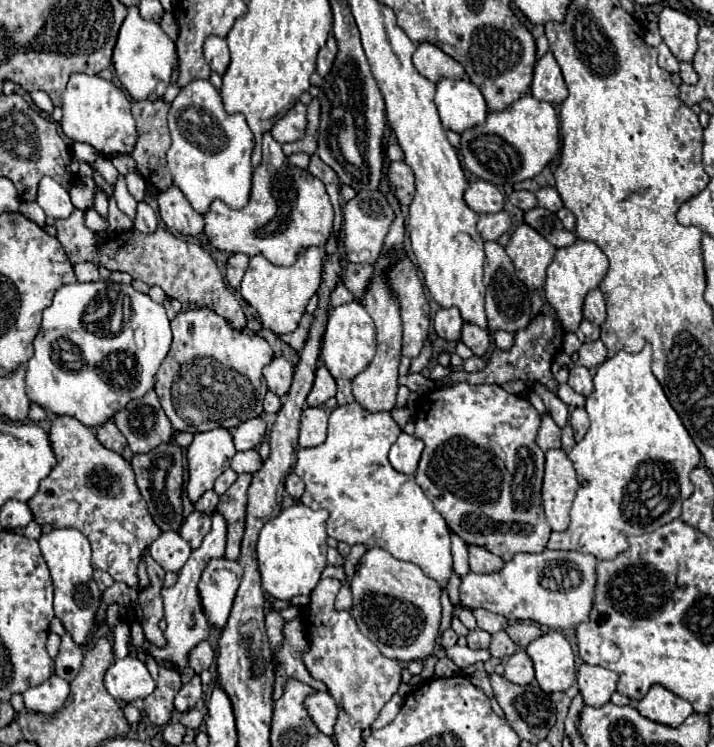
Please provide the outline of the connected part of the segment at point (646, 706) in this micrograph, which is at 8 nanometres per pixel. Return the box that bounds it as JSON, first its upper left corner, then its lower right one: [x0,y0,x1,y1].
[636,685,692,729]

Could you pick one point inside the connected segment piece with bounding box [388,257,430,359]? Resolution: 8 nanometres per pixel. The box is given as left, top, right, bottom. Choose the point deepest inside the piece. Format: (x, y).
(414, 308)

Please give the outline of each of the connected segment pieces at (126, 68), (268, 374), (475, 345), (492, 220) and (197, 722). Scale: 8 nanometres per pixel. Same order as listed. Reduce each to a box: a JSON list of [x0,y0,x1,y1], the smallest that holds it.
[[112,7,178,101],[264,357,294,397],[460,323,488,355],[478,211,510,241],[180,709,204,729]]

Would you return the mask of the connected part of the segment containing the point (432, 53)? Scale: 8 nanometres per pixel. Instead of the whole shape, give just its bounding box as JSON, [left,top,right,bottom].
[412,43,466,83]

